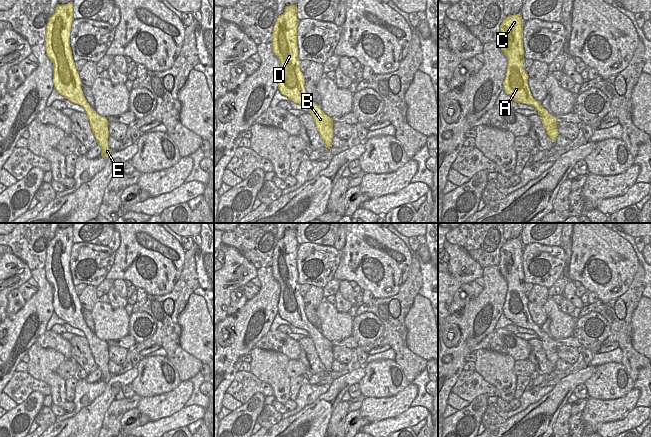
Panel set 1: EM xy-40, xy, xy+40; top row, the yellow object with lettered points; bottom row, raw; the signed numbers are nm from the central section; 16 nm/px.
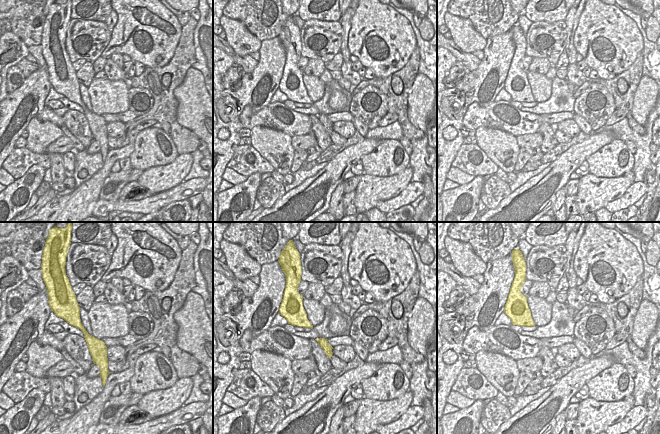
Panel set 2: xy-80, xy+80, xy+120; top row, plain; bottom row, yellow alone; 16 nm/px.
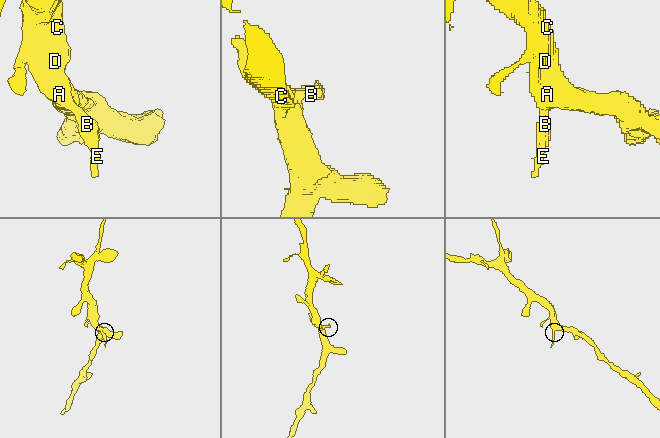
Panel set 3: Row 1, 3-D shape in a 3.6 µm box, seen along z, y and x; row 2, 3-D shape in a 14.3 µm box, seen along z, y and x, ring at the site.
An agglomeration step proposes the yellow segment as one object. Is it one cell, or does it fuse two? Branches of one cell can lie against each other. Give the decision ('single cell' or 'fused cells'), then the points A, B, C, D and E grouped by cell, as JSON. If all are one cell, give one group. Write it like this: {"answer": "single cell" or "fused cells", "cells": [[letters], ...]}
{"answer": "single cell", "cells": [["A", "B", "C", "D", "E"]]}

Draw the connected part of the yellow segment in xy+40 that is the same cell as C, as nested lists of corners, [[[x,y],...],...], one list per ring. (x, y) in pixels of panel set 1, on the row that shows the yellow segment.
[[[520,14],[507,16],[500,25],[499,47],[507,57],[507,69],[503,81],[503,90],[517,103],[531,105],[538,111],[542,119],[546,134],[553,142],[558,136],[557,121],[553,114],[550,114],[536,101],[528,86],[528,74],[523,69],[524,48],[523,48],[523,20]]]

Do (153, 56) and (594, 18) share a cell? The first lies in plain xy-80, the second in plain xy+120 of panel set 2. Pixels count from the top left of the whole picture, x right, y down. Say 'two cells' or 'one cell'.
one cell

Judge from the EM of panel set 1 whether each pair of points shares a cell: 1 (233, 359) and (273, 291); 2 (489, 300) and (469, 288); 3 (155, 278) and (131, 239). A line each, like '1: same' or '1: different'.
1: same
2: different
3: same

